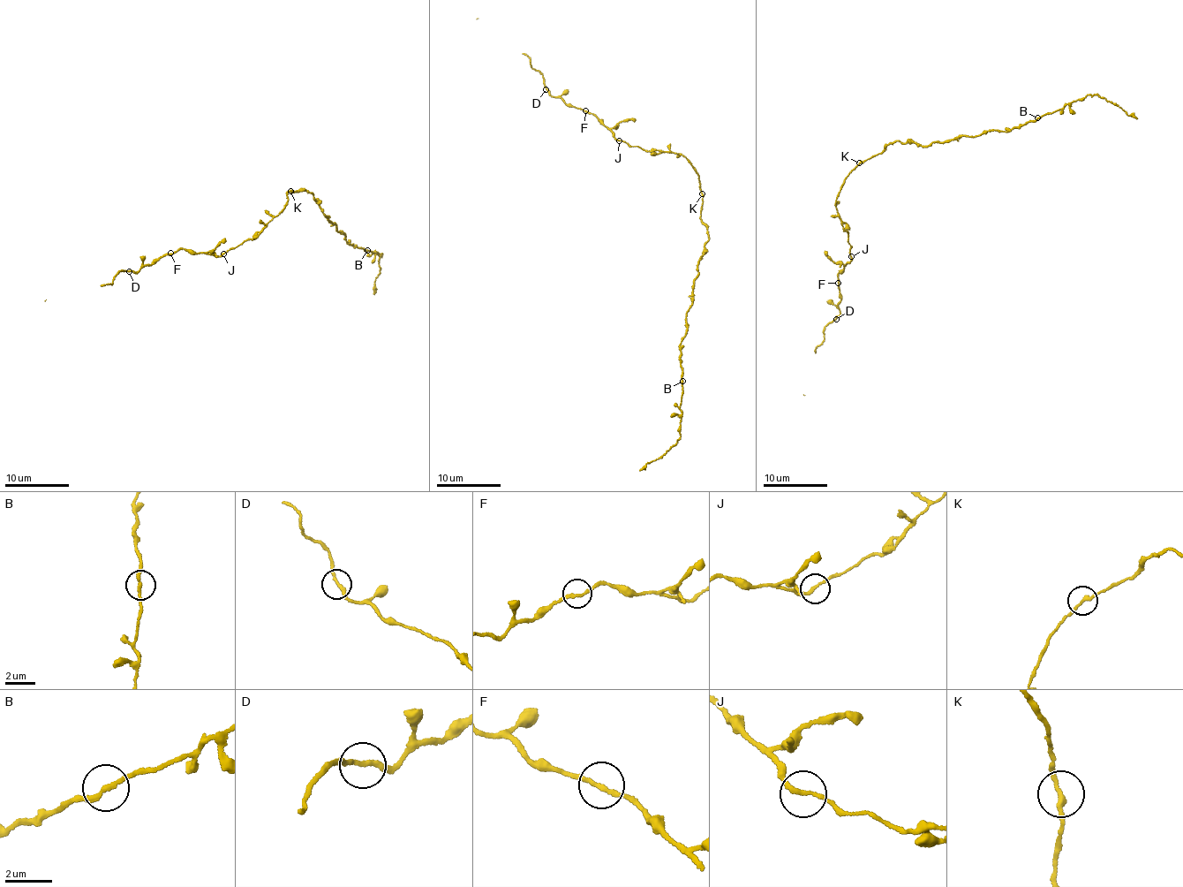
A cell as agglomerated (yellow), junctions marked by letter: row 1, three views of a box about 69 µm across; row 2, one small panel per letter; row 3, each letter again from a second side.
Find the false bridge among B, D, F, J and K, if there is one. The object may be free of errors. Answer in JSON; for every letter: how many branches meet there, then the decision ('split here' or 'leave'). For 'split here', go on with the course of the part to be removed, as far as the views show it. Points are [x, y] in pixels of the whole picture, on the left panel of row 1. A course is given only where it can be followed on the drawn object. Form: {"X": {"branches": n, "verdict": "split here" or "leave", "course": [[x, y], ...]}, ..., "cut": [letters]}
{"B": {"branches": 2, "verdict": "leave"}, "D": {"branches": 2, "verdict": "leave"}, "F": {"branches": 2, "verdict": "leave"}, "J": {"branches": 2, "verdict": "leave"}, "K": {"branches": 2, "verdict": "leave"}, "cut": []}

